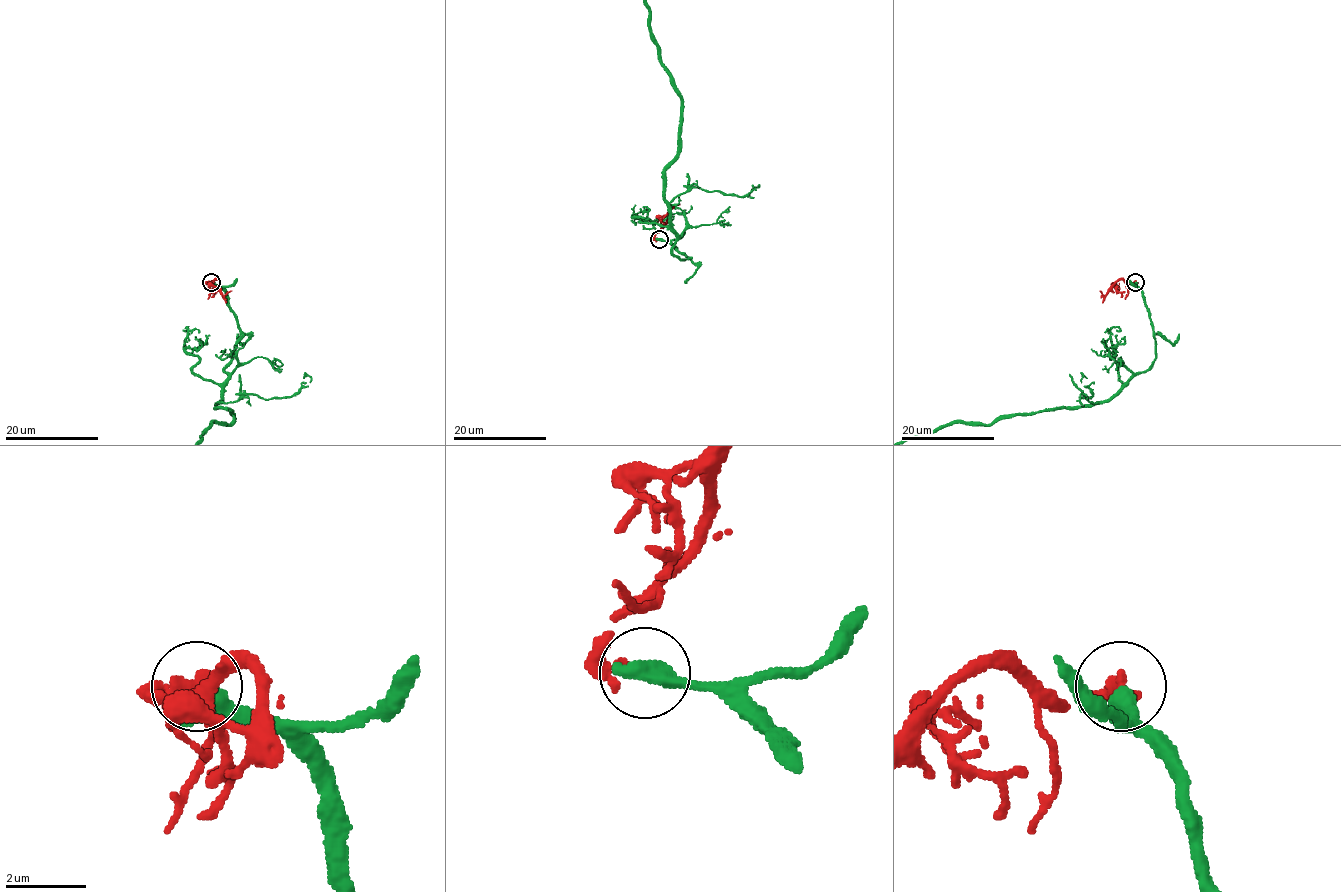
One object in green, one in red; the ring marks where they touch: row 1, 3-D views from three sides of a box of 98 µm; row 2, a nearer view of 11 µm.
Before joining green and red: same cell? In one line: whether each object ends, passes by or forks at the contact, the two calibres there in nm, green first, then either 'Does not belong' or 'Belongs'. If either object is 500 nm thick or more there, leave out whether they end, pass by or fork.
Thickness 650 nm (green) against 320 nm. Does not belong

